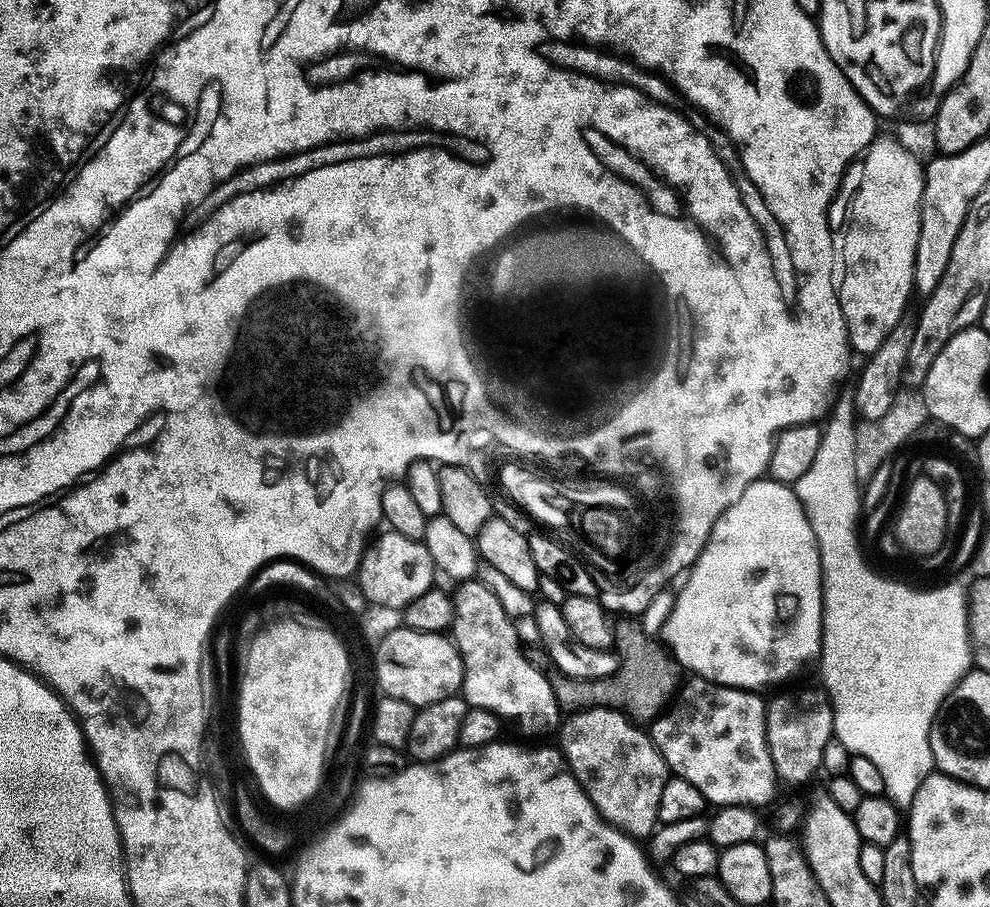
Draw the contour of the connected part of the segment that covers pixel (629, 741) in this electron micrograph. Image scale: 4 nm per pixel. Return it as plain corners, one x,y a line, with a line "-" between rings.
586,708
583,712
571,713
558,729
558,747
564,753
567,771
582,786
601,816
621,832
633,838
651,837
658,821
658,798
662,796
662,786
670,778
670,773
662,754
654,746
651,735
644,732
639,723
633,722
613,708

